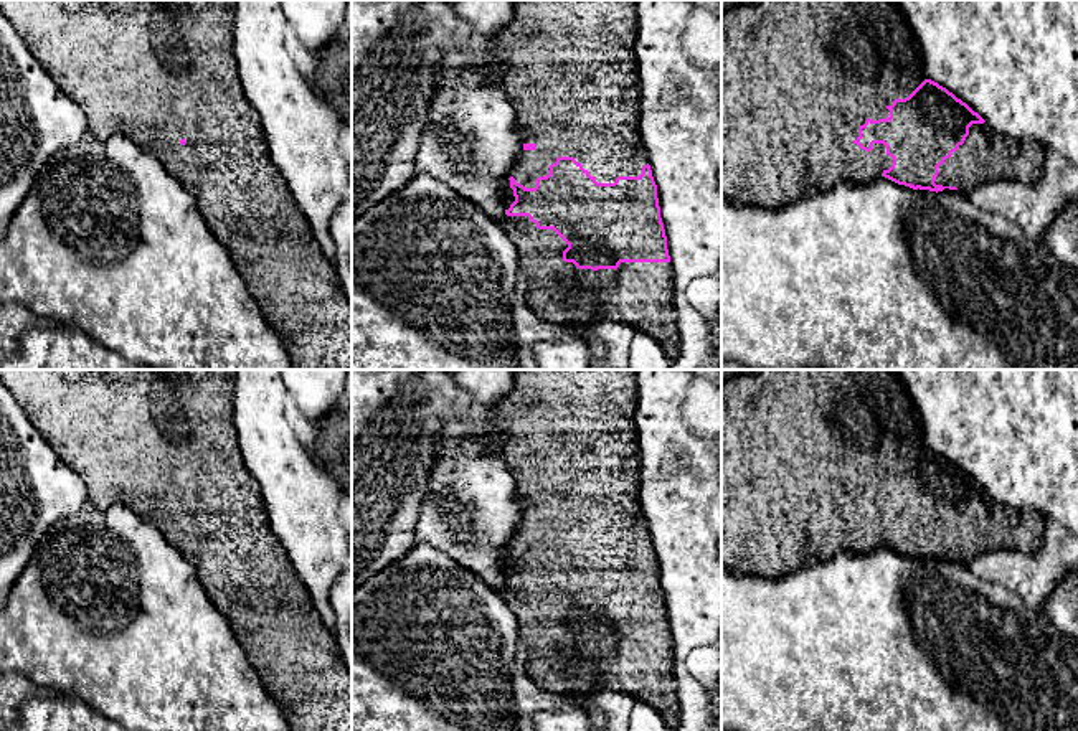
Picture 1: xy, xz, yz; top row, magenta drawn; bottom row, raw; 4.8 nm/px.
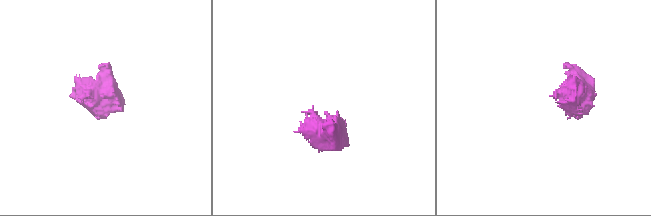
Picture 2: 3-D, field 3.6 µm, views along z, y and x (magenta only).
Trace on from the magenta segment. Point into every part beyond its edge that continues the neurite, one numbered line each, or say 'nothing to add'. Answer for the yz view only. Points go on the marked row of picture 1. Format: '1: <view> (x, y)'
1: yz (984, 157)

